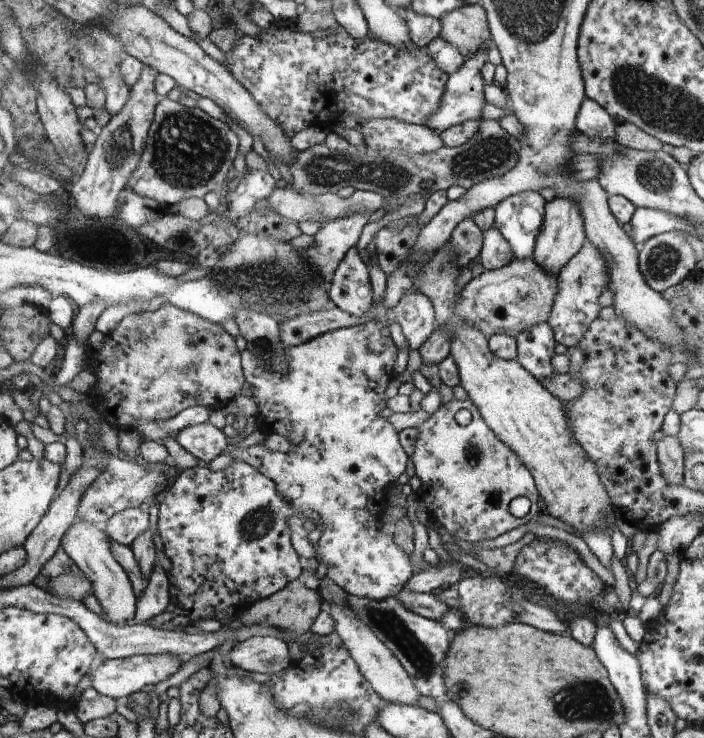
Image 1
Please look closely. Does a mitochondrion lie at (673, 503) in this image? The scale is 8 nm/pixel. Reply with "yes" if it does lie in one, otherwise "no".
no

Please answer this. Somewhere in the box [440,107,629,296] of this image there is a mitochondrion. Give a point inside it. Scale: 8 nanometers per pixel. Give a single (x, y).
(491, 154)

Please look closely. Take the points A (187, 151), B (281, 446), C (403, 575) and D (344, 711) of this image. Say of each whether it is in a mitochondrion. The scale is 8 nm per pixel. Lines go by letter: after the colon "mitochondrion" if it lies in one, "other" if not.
A: mitochondrion
B: other
C: other
D: mitochondrion

